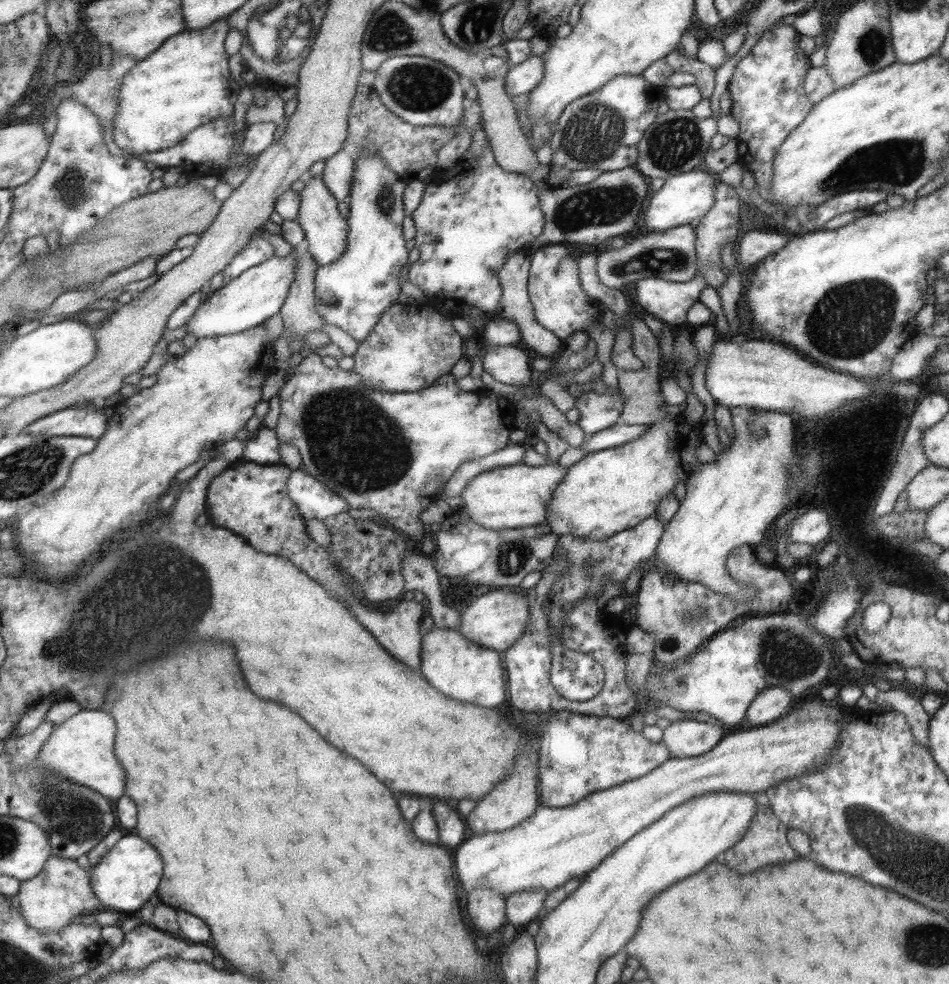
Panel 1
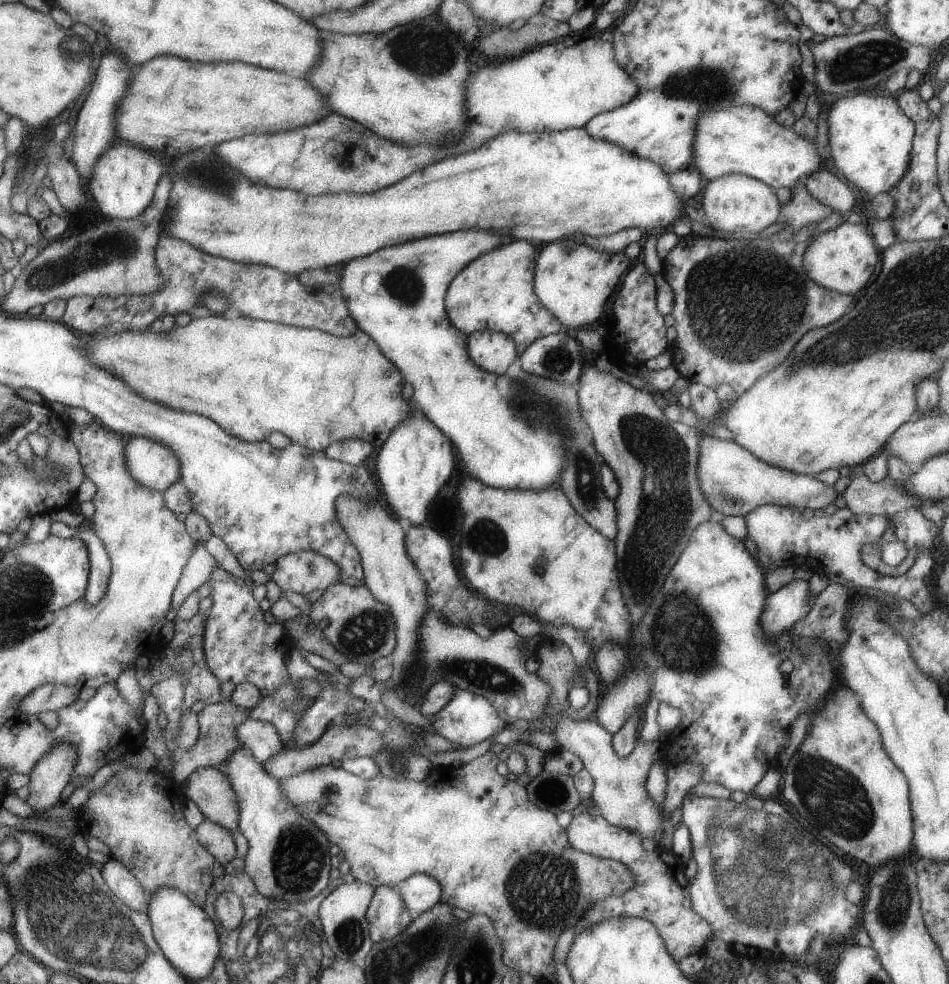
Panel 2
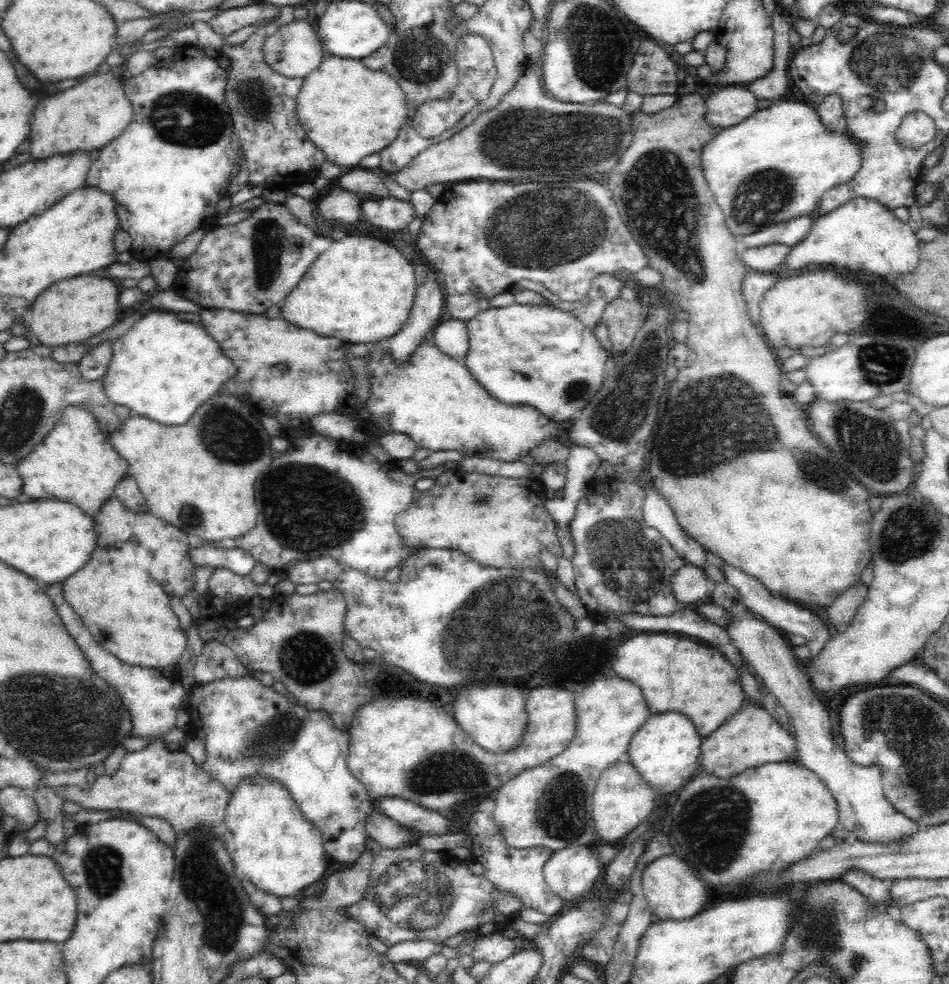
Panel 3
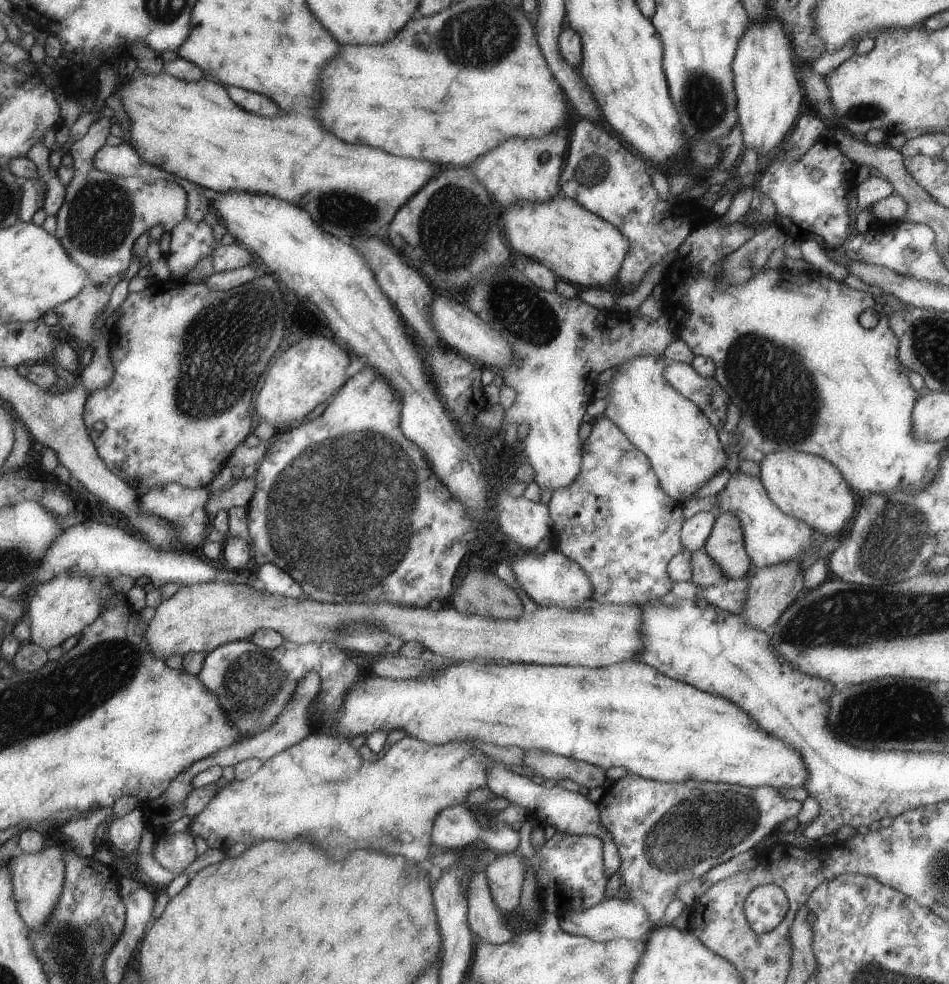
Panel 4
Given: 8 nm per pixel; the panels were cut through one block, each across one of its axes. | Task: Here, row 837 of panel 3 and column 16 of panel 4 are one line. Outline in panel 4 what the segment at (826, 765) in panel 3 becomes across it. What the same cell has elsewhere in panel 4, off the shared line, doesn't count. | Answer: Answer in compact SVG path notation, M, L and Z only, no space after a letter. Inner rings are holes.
M54 845L31 854L16 851L8 858L7 868L11 874L13 900L15 900L15 906L21 920L25 922L31 932L41 928L41 924L49 918L49 914L53 912L53 908L59 900L65 876L63 852L65 850L61 846Z

